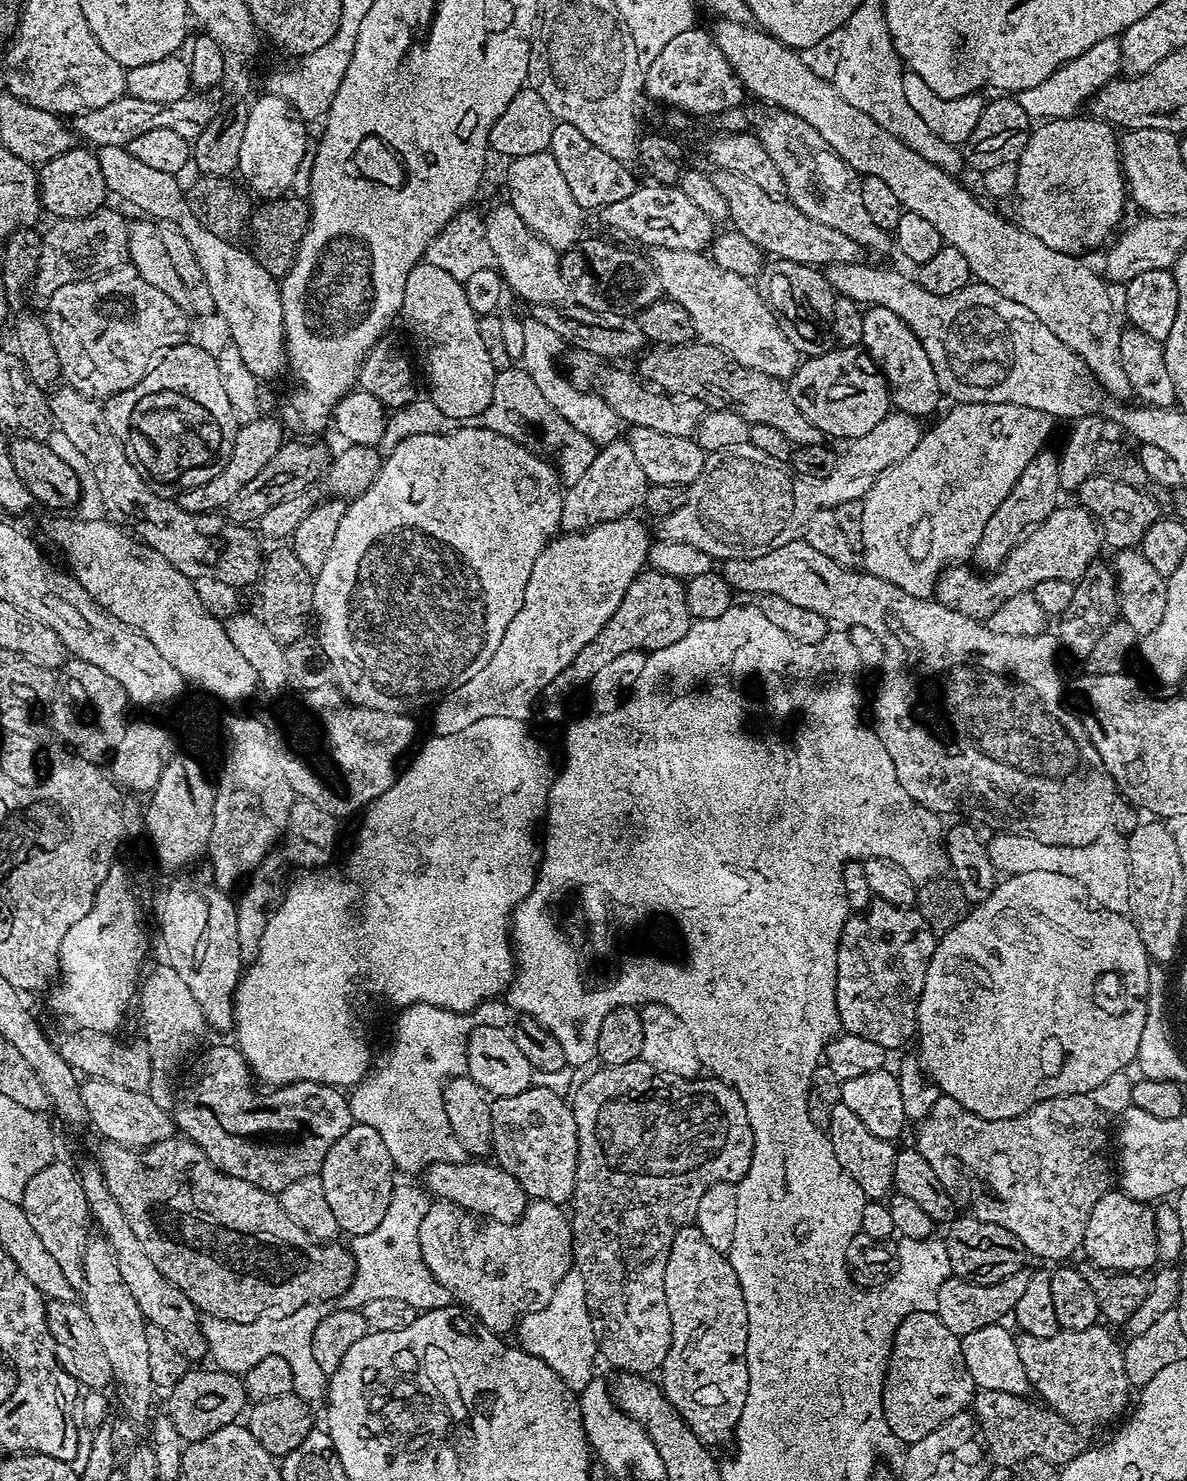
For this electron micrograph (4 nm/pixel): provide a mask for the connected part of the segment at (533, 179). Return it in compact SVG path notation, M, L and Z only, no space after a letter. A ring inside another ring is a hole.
M551 150L525 157L509 159L508 165L508 198L512 206L526 226L542 242L546 242L556 253L563 254L573 248L581 239L580 231L584 228L585 209L574 202L574 194L570 194L570 186L566 186L566 178L558 162L554 162Z

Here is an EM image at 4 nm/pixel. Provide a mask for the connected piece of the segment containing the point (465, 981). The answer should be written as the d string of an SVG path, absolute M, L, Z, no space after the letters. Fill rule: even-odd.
M482 718L478 722L474 722L474 726L469 726L467 730L462 730L459 734L446 734L445 736L427 737L428 741L420 748L420 753L413 758L408 764L408 780L404 774L397 775L396 781L391 784L381 796L376 797L371 805L372 813L365 818L360 824L360 829L356 832L356 845L352 848L352 853L348 856L348 864L341 866L337 872L324 872L320 877L316 877L315 871L308 870L305 876L300 876L288 888L288 893L284 896L284 901L280 904L280 909L267 919L265 932L261 936L260 949L255 964L247 965L246 971L241 975L240 984L236 987L236 1023L234 1025L234 1033L236 1032L235 1043L238 1045L240 1052L248 1059L248 1067L252 1069L255 1077L265 1080L265 1085L279 1086L281 1084L293 1084L299 1080L309 1080L310 1082L322 1082L323 1084L334 1084L341 1090L351 1089L360 1083L369 1075L370 1067L368 1063L372 1060L372 1048L368 1045L368 1024L364 1021L364 1011L371 1006L375 1000L385 1000L388 1004L393 1004L396 1010L409 1008L412 1004L432 1004L435 1008L448 1008L451 1012L468 1012L476 1008L477 1005L483 1004L485 1000L491 1000L499 997L501 993L509 986L509 981L513 977L514 961L513 949L510 947L510 915L513 907L519 903L521 899L532 888L532 882L535 878L536 867L538 864L538 844L532 841L532 831L537 831L538 825L541 823L542 817L546 812L548 802L548 791L552 788L554 779L554 768L552 772L552 764L548 761L546 753L540 749L538 741L532 737L532 732L528 729L529 725L525 721L518 718Z

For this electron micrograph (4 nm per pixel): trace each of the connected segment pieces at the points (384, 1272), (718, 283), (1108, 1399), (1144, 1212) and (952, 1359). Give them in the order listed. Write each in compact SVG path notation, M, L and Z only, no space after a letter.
M397 1183L390 1198L390 1210L386 1210L386 1218L382 1218L382 1222L378 1222L378 1227L370 1234L351 1241L350 1251L354 1257L356 1276L340 1297L339 1307L360 1310L366 1302L370 1302L370 1298L395 1298L410 1302L410 1306L417 1310L446 1308L453 1303L453 1293L432 1275L420 1253L418 1232L428 1213L429 1203L423 1187Z
M659 249L654 267L660 275L660 287L667 299L678 302L690 316L692 331L703 343L722 350L743 368L753 368L784 382L792 377L802 357L790 346L774 314L751 279L733 272L723 272L704 252Z
M1104 1326L1074 1330L1061 1330L1050 1338L1021 1335L1017 1339L1018 1355L1025 1367L1026 1376L1034 1387L1034 1392L1043 1403L1055 1410L1059 1416L1066 1418L1071 1424L1081 1430L1096 1428L1099 1424L1108 1424L1115 1416L1125 1415L1124 1407L1128 1404L1130 1383L1122 1344L1115 1340L1109 1329Z
M1110 1190L1102 1194L1102 1198L1094 1202L1094 1210L1090 1210L1082 1252L1097 1268L1106 1268L1109 1272L1143 1273L1158 1260L1155 1217L1151 1203L1130 1198L1122 1190Z
M912 1312L909 1317L900 1323L896 1331L896 1337L892 1343L892 1353L888 1359L888 1369L884 1375L884 1413L886 1414L886 1422L890 1426L892 1436L895 1437L895 1439L900 1439L904 1446L909 1446L918 1442L919 1439L933 1433L934 1430L942 1426L948 1419L954 1418L959 1412L965 1411L965 1409L973 1403L977 1391L978 1389L974 1382L974 1378L971 1377L970 1369L966 1364L966 1358L963 1357L961 1337L951 1332L948 1327L937 1318L935 1312Z

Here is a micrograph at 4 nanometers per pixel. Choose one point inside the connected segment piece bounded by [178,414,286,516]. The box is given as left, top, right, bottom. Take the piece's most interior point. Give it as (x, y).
(257, 440)

